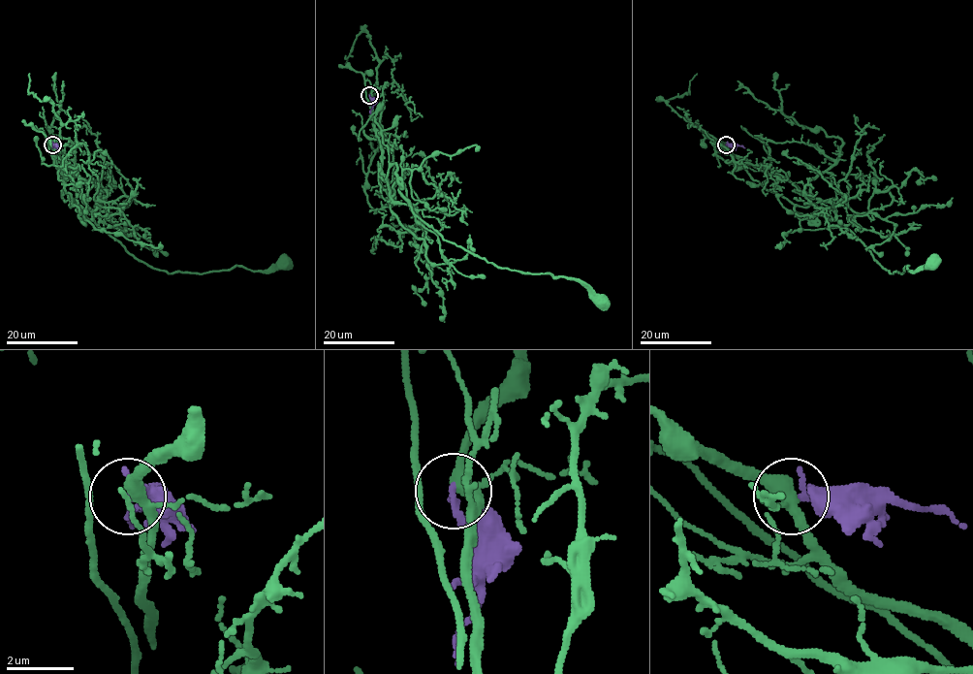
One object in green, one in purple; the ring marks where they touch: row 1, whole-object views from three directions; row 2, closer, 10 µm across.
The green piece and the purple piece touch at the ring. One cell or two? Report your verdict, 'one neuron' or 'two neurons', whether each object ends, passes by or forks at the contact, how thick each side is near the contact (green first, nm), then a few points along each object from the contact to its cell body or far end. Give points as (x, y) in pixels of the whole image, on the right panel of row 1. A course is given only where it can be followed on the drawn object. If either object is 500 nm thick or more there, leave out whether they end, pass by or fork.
two neurons; green forks; purple passes by; calibres 320 and 160 nm; course green (726, 144), (761, 171), (784, 176), (809, 197), (828, 201), (835, 217), (893, 273), (932, 262); course purple (726, 144), (744, 147)

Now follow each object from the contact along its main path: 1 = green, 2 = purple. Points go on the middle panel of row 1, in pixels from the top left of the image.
1: (370, 95), (381, 173), (394, 201), (407, 204), (447, 240), (488, 262), (577, 279), (600, 302)
2: (370, 95), (372, 108), (370, 113)

